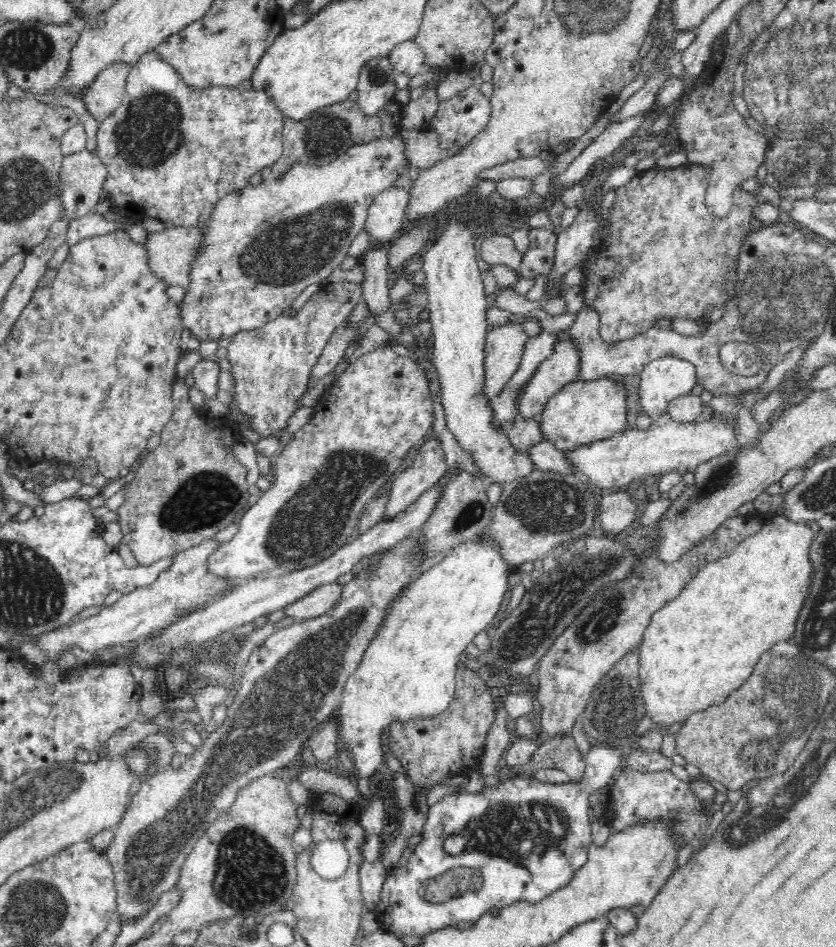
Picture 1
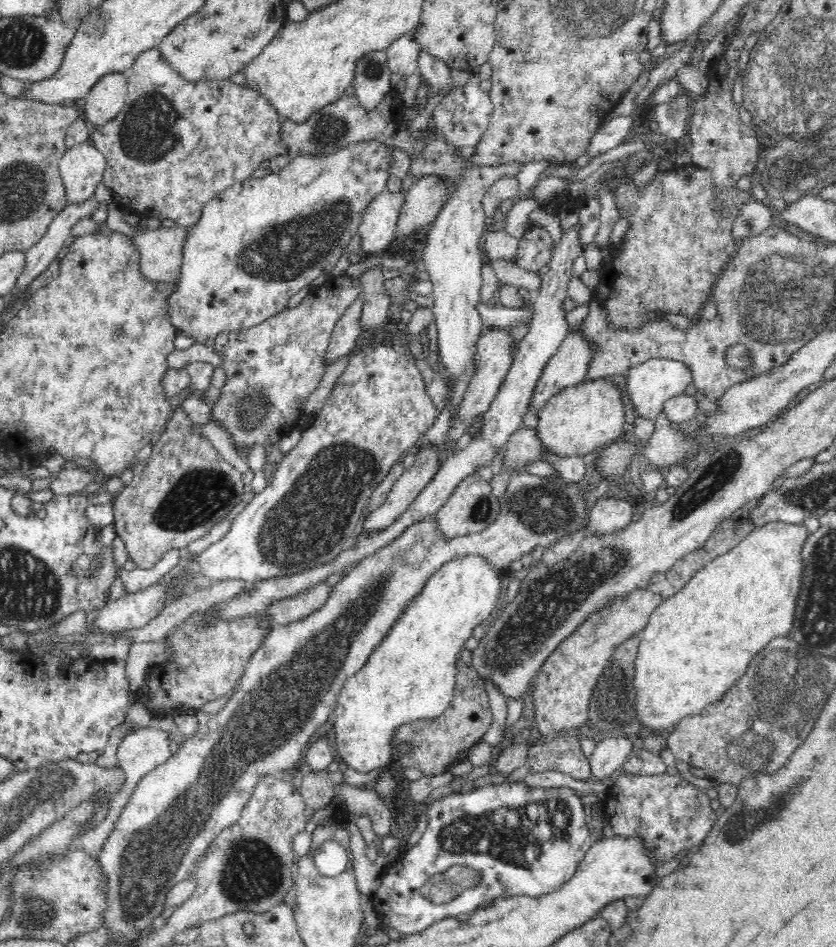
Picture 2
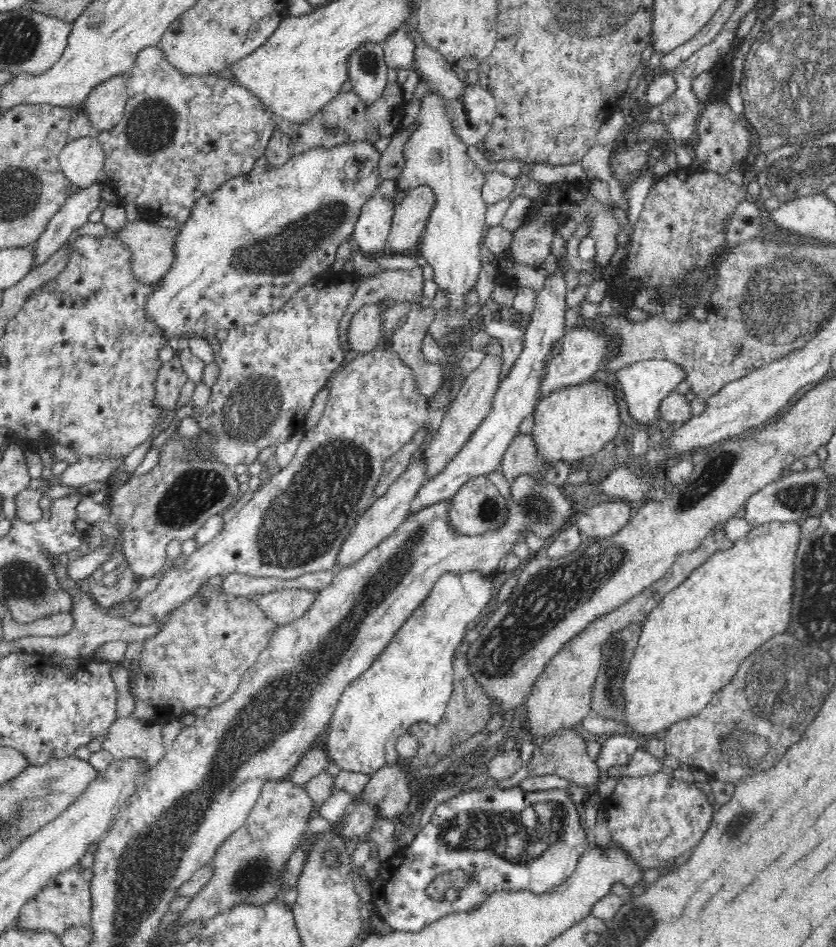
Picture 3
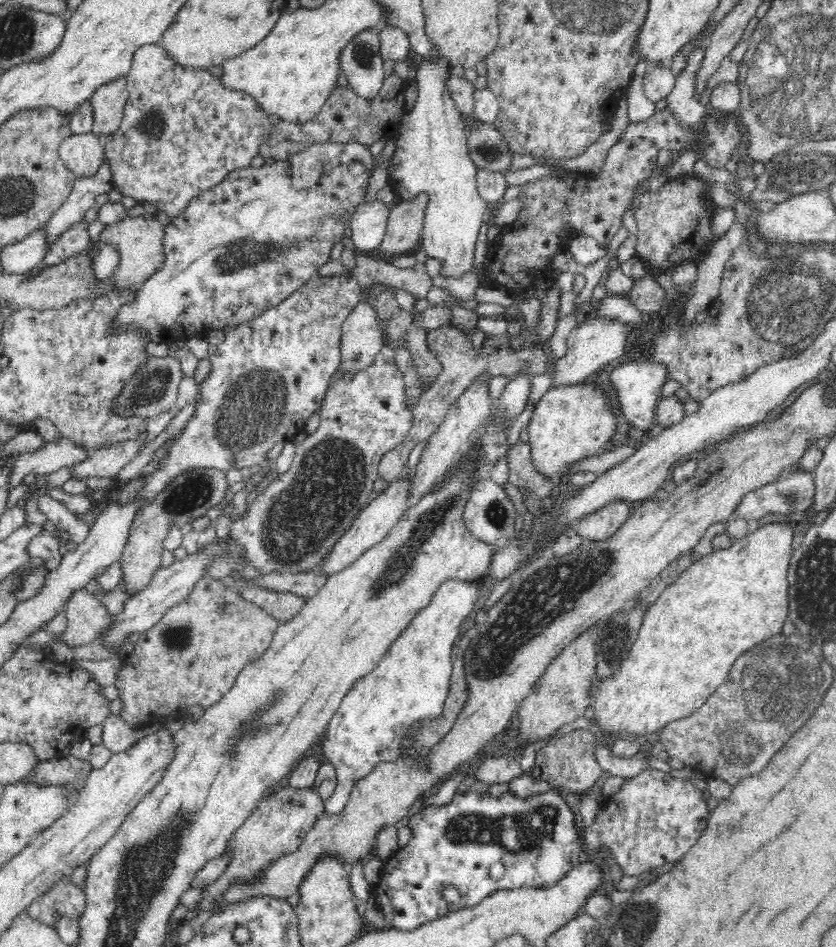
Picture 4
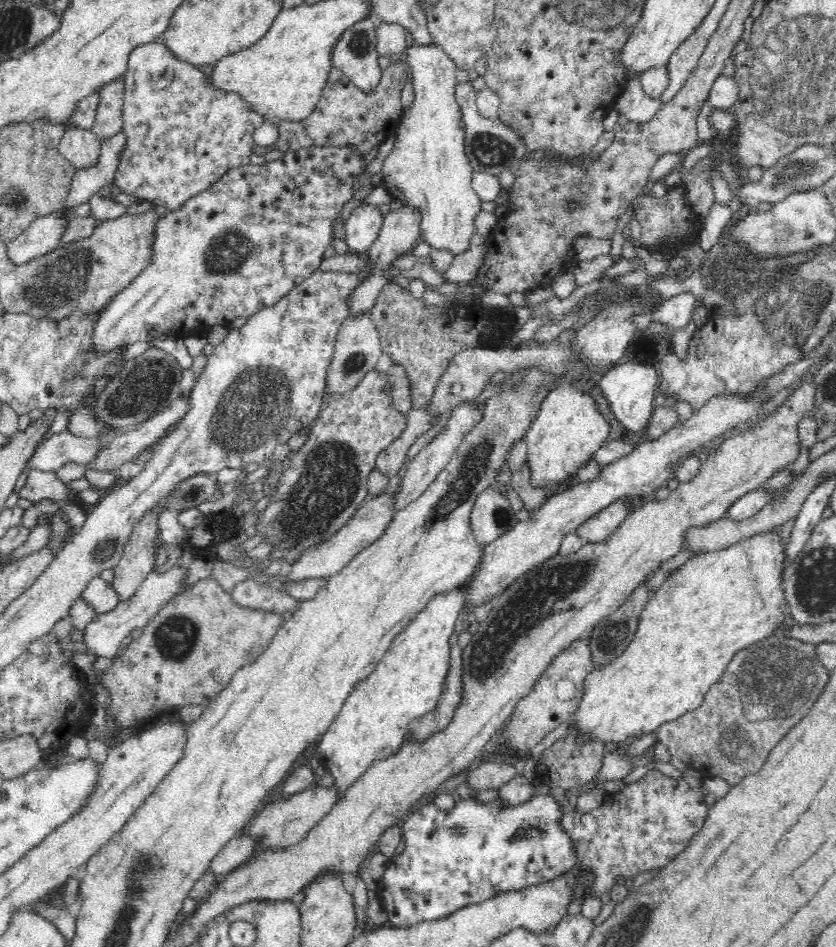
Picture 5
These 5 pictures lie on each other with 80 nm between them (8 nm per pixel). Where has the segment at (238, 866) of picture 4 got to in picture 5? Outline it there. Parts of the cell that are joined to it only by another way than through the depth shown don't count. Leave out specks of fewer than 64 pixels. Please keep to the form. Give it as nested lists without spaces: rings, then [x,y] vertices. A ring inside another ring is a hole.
[[[335,784],[333,786],[316,786],[310,787],[298,794],[292,794],[286,800],[276,800],[270,804],[266,804],[264,808],[250,821],[242,830],[244,833],[252,833],[252,835],[260,835],[262,844],[258,849],[264,847],[285,847],[290,843],[295,843],[307,833],[307,830],[314,826],[324,815],[328,814],[332,807],[339,801],[338,789]]]

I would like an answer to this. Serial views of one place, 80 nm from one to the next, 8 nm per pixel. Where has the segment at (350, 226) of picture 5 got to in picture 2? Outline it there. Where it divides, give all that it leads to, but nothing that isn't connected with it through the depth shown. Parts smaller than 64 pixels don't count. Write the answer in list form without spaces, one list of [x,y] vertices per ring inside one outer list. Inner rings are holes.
[[[384,190],[367,204],[357,230],[360,234],[362,255],[386,253],[393,241],[404,197],[402,191]]]

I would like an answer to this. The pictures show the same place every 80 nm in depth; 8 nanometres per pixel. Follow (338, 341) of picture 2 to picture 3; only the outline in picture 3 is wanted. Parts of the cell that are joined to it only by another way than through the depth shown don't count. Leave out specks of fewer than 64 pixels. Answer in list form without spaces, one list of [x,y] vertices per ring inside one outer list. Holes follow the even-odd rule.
[[[423,263],[411,270],[389,270],[384,268],[376,274],[357,276],[356,296],[352,298],[346,316],[340,322],[340,341],[344,350],[347,348],[346,329],[350,317],[361,306],[379,303],[384,300],[392,302],[406,301],[419,303],[424,297],[424,276],[422,275]]]

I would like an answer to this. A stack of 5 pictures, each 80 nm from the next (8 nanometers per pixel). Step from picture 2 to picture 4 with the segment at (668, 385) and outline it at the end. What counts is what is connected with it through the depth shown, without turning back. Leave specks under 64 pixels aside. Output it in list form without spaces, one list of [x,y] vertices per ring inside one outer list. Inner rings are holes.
[[[630,361],[617,366],[610,374],[610,386],[620,404],[620,412],[636,428],[646,430],[655,423],[655,408],[661,398],[662,386],[668,382],[667,370],[657,361]]]

